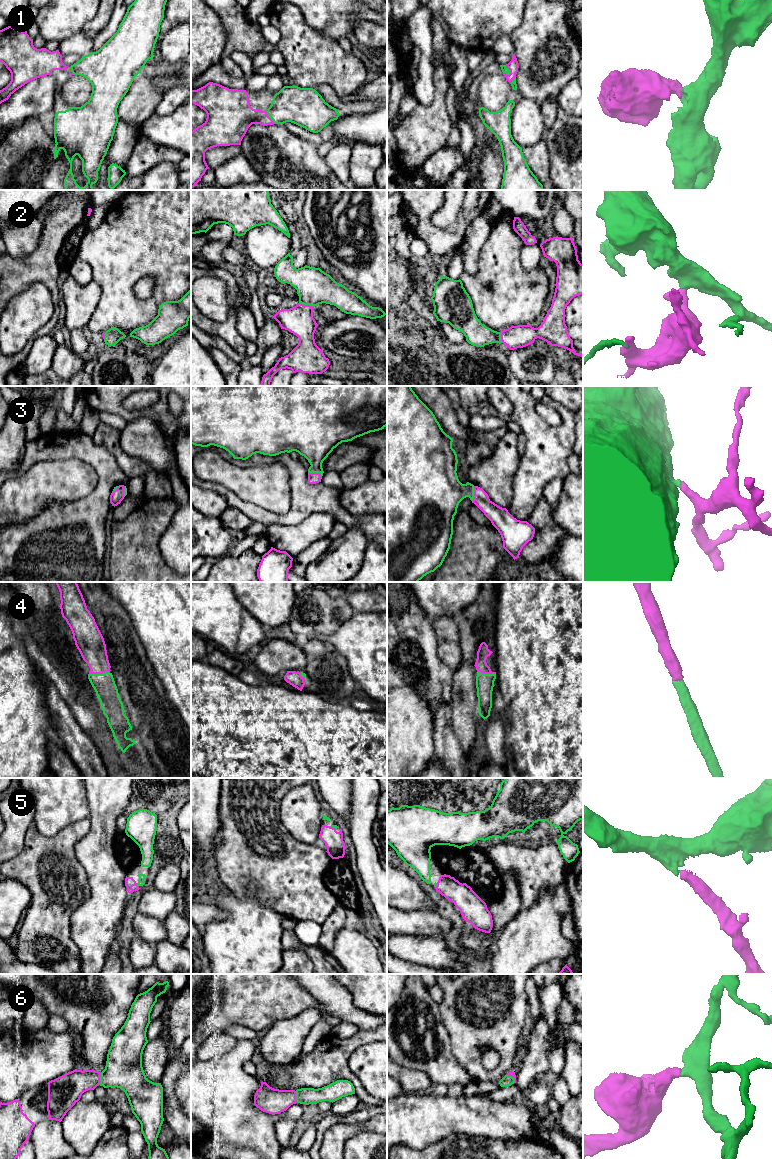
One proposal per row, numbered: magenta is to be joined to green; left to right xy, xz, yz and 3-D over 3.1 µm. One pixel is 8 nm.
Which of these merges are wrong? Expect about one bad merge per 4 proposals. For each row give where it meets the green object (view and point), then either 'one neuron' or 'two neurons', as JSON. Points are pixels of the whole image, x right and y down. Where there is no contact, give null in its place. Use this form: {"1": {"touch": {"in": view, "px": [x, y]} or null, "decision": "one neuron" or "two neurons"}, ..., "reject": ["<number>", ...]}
{"1": {"touch": {"in": "yz", "px": [509, 70]}, "decision": "one neuron"}, "2": {"touch": {"in": "xz", "px": [306, 304]}, "decision": "one neuron"}, "3": {"touch": {"in": "yz", "px": [473, 494]}, "decision": "one neuron"}, "4": {"touch": {"in": "xy", "px": [99, 674]}, "decision": "one neuron"}, "5": {"touch": {"in": "xy", "px": [137, 885]}, "decision": "one neuron"}, "6": {"touch": {"in": "xy", "px": [100, 1078]}, "decision": "one neuron"}, "reject": []}

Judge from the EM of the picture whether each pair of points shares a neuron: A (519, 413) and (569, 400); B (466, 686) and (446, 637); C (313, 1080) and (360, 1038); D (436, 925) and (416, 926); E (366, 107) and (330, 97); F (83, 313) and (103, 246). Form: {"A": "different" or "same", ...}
{"A": "different", "B": "same", "C": "same", "D": "same", "E": "same", "F": "different"}

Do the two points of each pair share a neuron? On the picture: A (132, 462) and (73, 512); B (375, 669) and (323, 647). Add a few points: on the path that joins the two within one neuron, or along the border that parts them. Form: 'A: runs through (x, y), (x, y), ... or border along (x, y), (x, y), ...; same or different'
A: border along (109, 451), (118, 466), (129, 478); different
B: border along (323, 641), (328, 641), (345, 659), (351, 677); different

